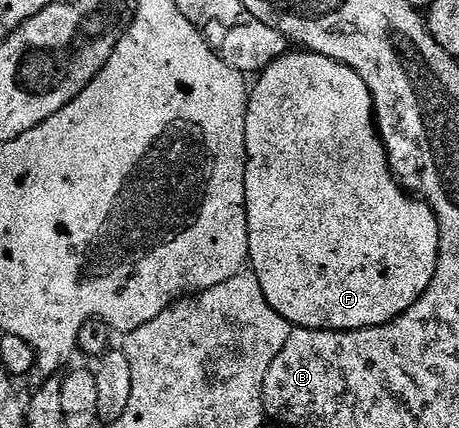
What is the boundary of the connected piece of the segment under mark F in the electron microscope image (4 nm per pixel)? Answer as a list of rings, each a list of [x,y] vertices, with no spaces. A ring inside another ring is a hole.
[[[285,53],[279,59],[268,64],[259,72],[260,80],[256,87],[251,88],[248,97],[248,112],[244,118],[244,196],[246,197],[246,213],[248,214],[248,263],[251,274],[256,276],[258,285],[266,297],[268,306],[274,309],[293,328],[305,327],[311,331],[351,331],[359,333],[363,327],[381,327],[383,323],[396,318],[397,315],[408,310],[419,300],[420,296],[427,292],[428,287],[436,278],[436,263],[439,260],[439,235],[432,235],[432,255],[428,255],[428,239],[420,239],[416,235],[416,227],[404,235],[400,231],[400,239],[396,239],[396,211],[376,211],[368,223],[372,223],[372,235],[368,235],[368,247],[364,247],[364,207],[360,207],[360,199],[356,195],[364,195],[364,191],[356,191],[356,187],[348,187],[348,163],[390,163],[386,156],[386,149],[380,141],[379,134],[364,135],[364,143],[368,147],[348,147],[348,131],[378,131],[376,120],[373,119],[344,119],[344,115],[374,115],[372,106],[372,94],[367,85],[358,77],[356,71],[352,71],[343,63],[335,63],[324,55],[311,53]],[[316,255],[324,255],[324,271],[316,271]]]

